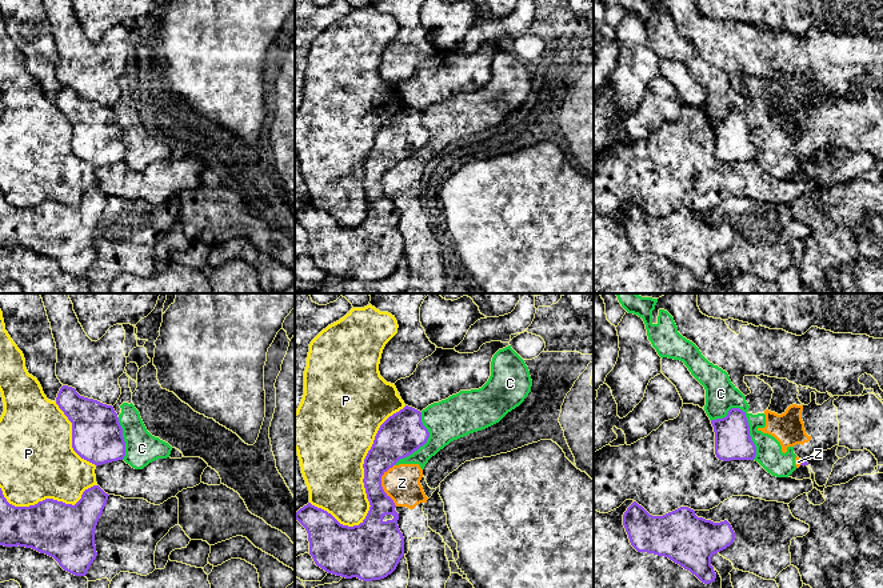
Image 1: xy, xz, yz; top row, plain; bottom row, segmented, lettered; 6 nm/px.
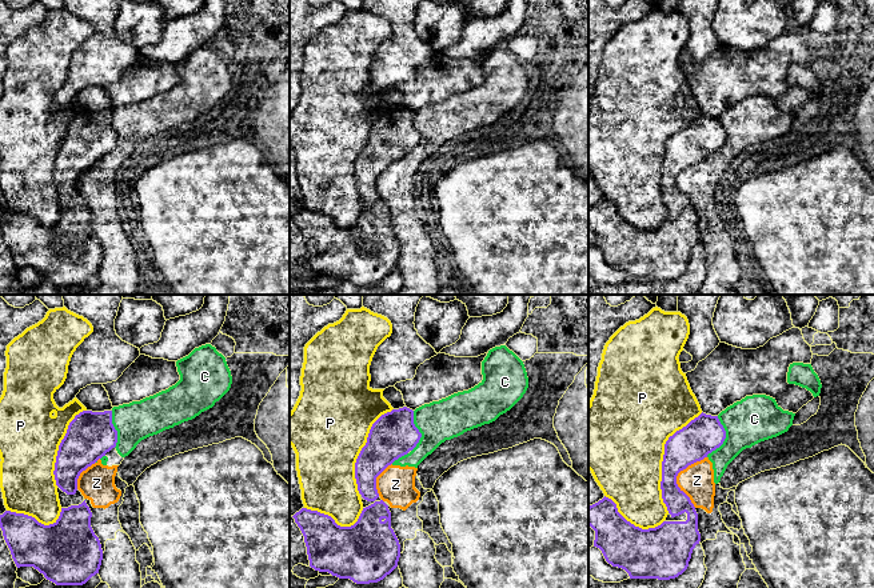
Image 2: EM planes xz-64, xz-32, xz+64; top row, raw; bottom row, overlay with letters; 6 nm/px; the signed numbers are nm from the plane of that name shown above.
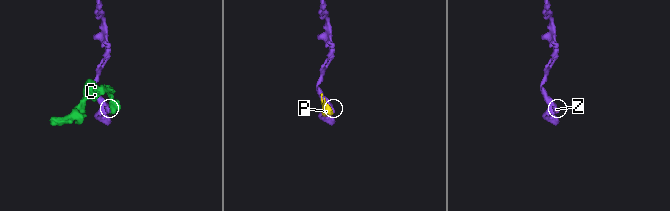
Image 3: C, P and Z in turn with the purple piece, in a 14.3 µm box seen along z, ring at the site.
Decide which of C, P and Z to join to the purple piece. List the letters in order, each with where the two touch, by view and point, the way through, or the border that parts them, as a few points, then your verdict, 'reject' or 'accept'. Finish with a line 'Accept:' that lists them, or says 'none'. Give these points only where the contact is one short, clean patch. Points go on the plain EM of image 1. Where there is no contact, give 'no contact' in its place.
C: contact yz (746, 120); reject
P: contact xz (364, 187); reject
Z: contact xz (380, 187); reject
Accept: none

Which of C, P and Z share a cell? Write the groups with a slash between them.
C Z / P

